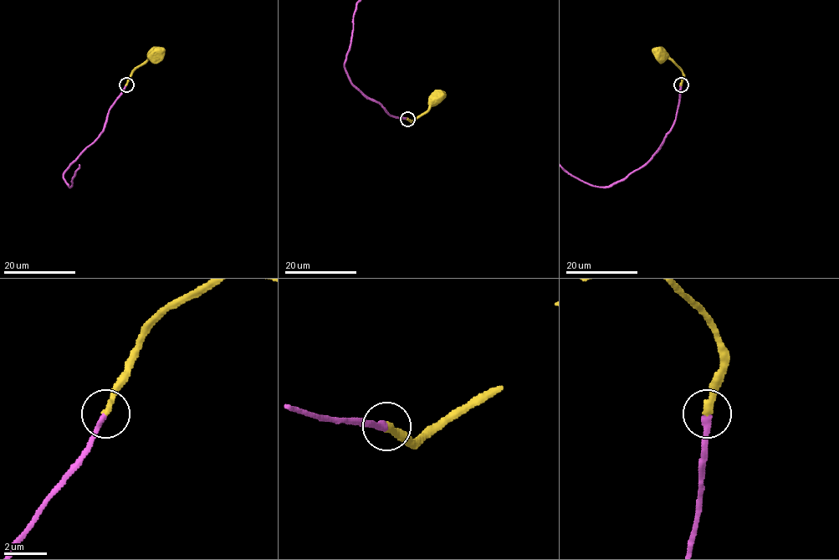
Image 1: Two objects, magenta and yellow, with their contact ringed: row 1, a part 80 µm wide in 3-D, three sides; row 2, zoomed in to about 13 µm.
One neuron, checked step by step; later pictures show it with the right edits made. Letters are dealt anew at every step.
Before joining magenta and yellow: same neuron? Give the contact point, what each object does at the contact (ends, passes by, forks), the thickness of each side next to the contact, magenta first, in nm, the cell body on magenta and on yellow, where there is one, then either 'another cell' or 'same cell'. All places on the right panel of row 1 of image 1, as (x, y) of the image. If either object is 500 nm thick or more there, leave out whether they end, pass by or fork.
(681, 84) | magenta ends | yellow ends | 280/320 nm | magenta none | yellow (660, 53) | same cell

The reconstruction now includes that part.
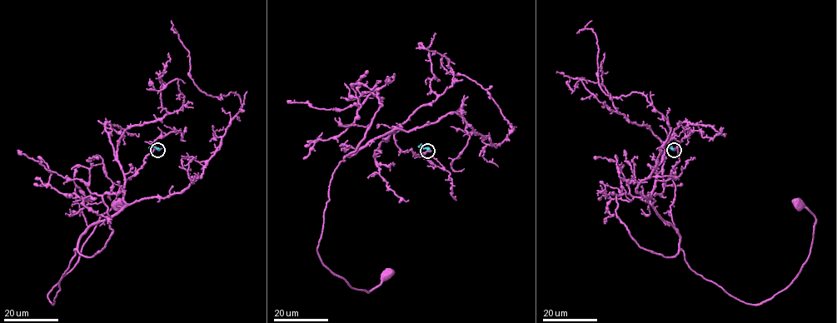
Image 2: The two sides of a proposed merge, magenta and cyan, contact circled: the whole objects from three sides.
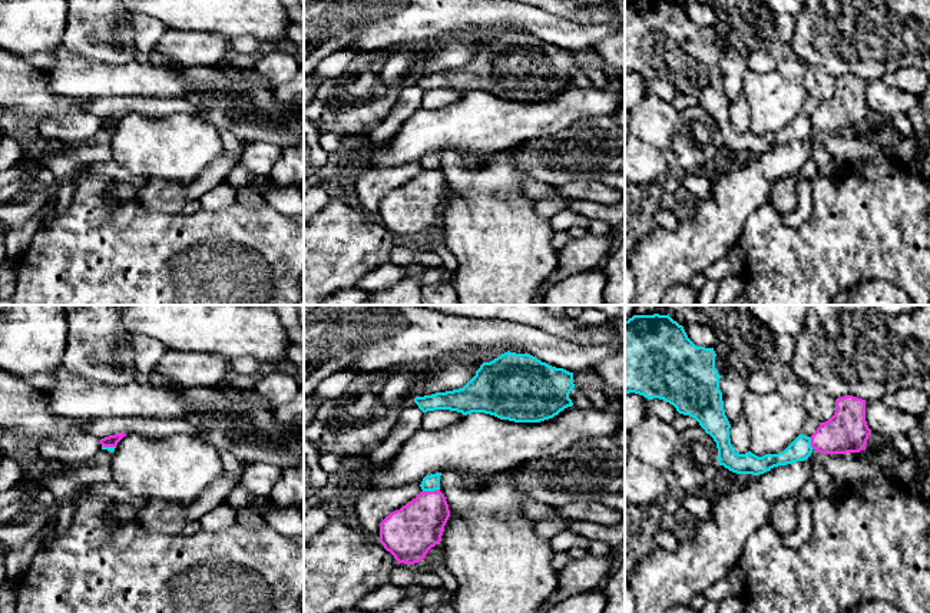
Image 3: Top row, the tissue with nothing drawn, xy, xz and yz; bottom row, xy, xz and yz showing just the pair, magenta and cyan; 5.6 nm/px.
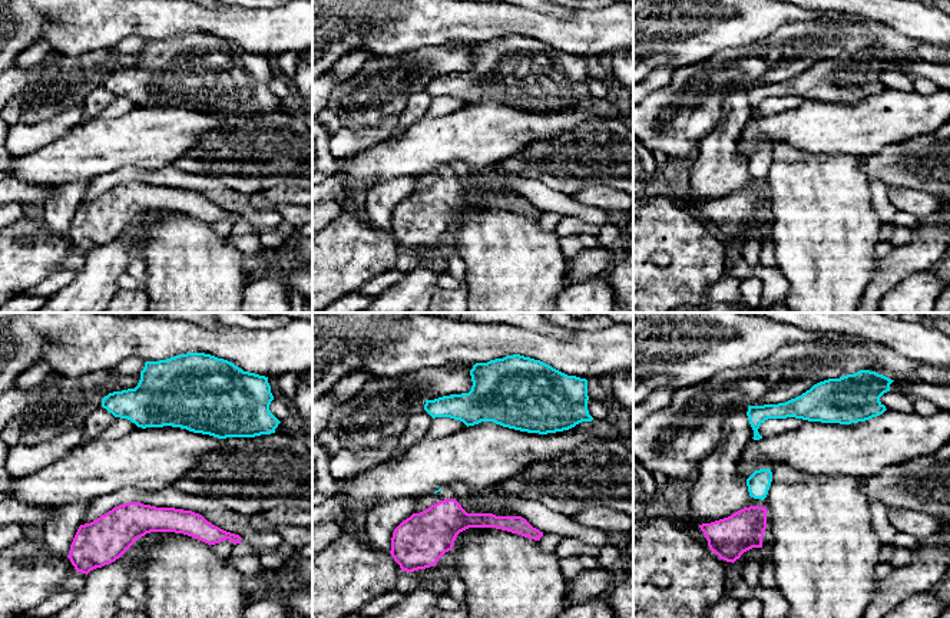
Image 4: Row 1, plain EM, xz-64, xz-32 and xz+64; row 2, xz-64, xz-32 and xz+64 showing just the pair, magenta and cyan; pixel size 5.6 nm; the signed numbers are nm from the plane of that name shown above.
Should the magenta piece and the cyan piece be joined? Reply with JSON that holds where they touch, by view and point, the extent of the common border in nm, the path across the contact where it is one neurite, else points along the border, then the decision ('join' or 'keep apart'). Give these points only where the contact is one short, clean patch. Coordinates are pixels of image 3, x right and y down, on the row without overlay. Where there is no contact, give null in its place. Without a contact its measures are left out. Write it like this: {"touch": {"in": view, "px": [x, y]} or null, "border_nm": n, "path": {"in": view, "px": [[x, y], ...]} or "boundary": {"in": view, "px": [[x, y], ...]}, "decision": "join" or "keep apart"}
{"touch": {"in": "xz", "px": [430, 171]}, "border_nm": 100, "boundary": {"in": "xz", "px": [[439, 168], [423, 171]]}, "decision": "keep apart"}

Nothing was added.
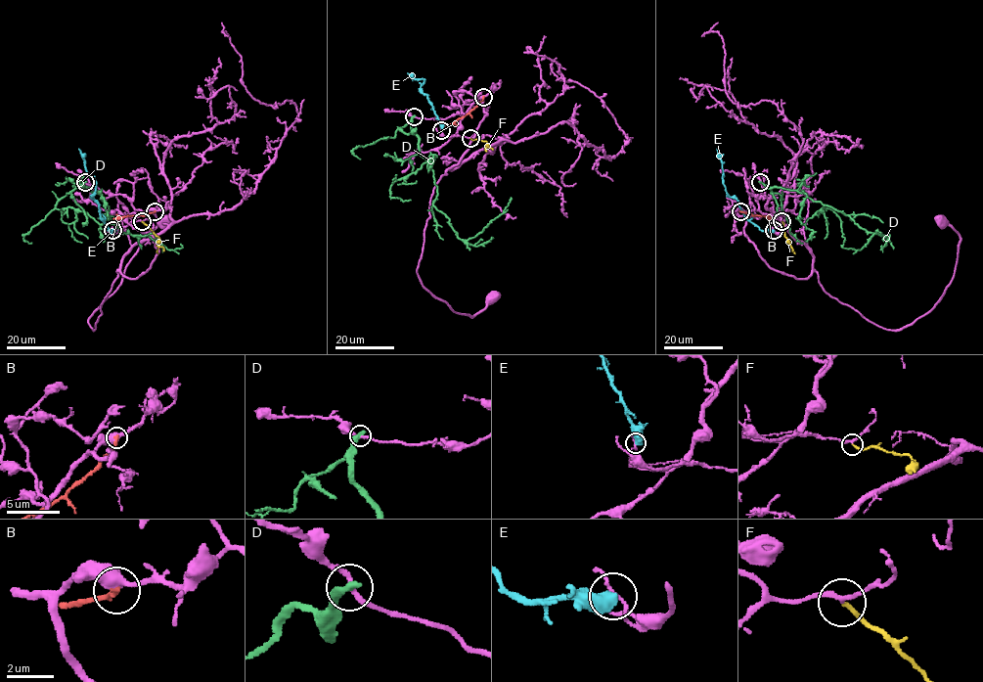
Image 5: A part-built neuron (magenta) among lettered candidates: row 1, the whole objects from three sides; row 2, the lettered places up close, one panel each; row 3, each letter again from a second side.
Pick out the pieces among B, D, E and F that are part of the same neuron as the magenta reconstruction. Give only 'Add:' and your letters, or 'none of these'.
Add: F

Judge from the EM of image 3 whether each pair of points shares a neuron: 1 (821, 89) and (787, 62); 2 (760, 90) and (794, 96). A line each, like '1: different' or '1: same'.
1: same
2: same

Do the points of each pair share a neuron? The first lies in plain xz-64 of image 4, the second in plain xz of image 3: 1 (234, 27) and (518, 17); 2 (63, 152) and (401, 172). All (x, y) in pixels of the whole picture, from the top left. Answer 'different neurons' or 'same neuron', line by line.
1: same neuron
2: different neurons

